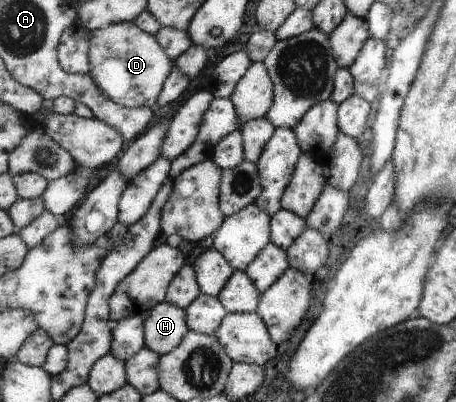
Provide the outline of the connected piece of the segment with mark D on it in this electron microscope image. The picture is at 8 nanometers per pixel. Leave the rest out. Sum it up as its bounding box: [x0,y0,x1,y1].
[91,22,175,108]

